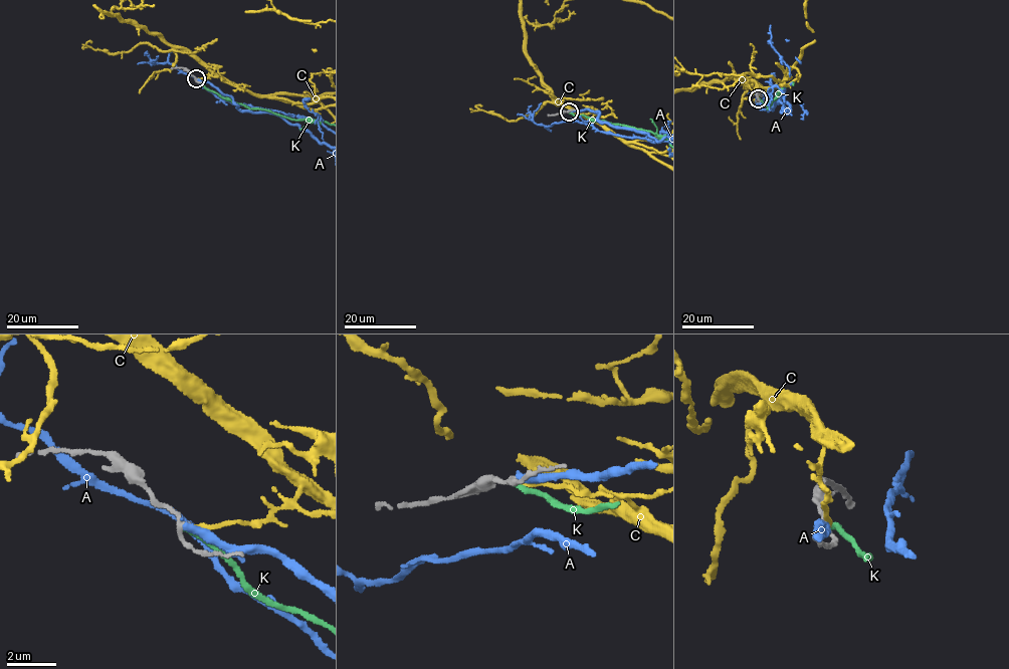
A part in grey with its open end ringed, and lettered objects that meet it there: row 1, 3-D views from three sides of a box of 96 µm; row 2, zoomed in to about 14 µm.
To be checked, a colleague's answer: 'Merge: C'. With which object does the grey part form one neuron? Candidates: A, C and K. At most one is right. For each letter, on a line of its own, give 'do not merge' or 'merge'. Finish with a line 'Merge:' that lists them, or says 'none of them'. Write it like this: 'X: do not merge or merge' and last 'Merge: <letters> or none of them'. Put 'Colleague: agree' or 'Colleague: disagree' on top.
Colleague: agree
A: do not merge
C: merge
K: do not merge
Merge: C

